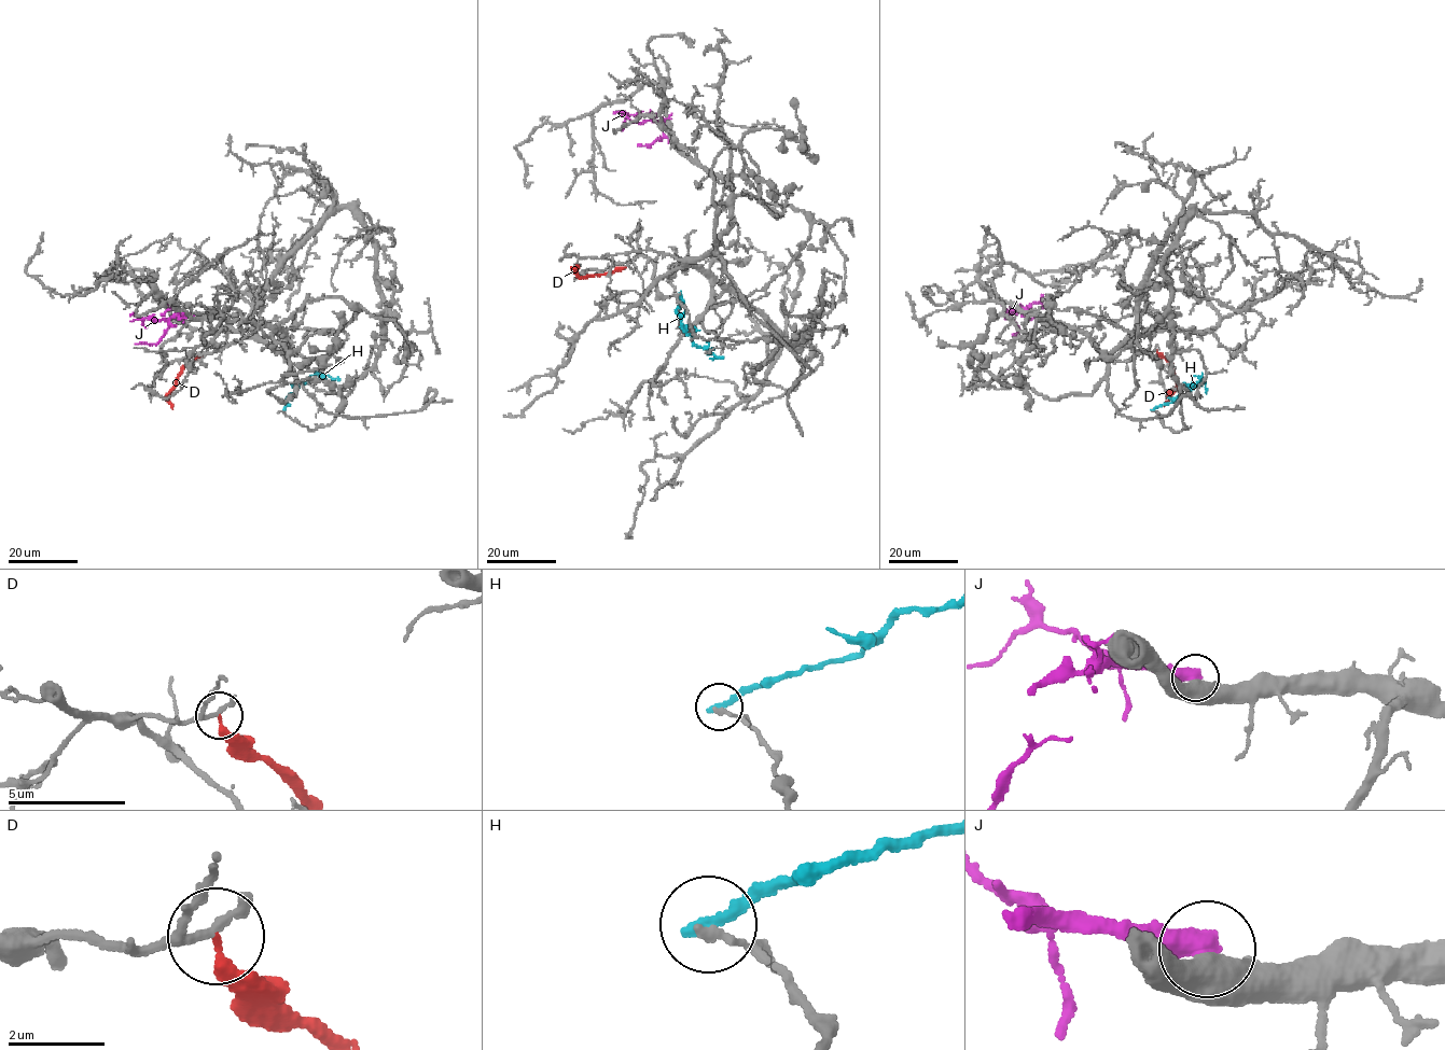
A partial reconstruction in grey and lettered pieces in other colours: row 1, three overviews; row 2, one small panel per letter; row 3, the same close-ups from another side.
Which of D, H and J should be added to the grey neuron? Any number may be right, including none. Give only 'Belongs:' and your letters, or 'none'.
Belongs: none

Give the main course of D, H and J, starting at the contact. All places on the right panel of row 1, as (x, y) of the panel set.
D: (1156, 351), (1171, 367), (1177, 388), (1163, 406)
H: (1152, 409), (1188, 394), (1194, 384), (1198, 386), (1199, 377), (1206, 382), (1205, 391)
J: (1026, 309), (1016, 307), (1011, 313), (1018, 335), (1013, 335), (1017, 336)

